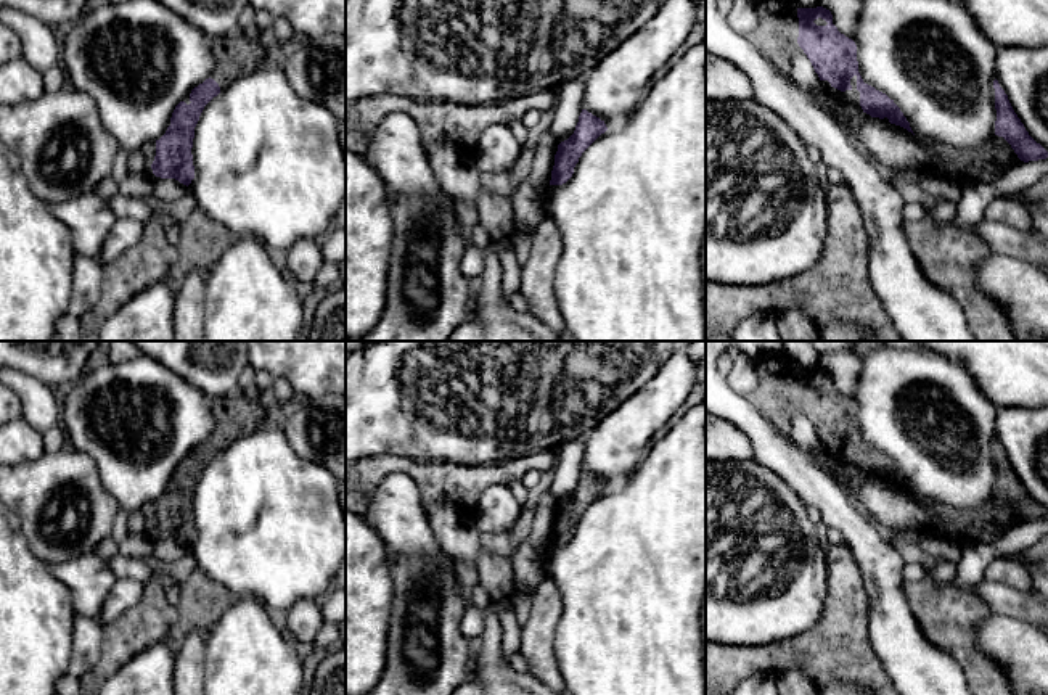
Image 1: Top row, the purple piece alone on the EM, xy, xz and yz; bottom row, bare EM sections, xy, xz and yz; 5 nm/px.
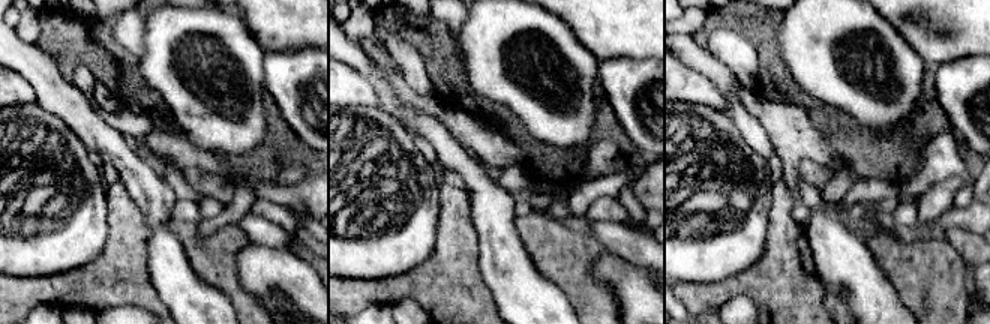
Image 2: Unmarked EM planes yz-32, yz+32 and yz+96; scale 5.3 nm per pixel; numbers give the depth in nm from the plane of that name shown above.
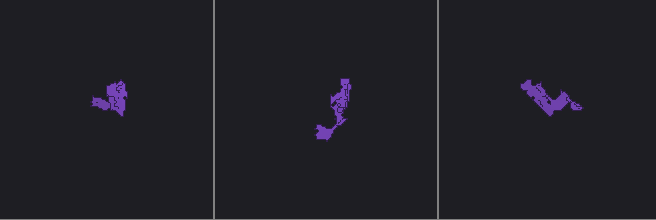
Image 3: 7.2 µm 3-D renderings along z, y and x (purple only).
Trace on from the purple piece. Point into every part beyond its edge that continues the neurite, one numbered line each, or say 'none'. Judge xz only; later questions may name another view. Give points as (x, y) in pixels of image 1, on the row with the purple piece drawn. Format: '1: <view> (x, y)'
none

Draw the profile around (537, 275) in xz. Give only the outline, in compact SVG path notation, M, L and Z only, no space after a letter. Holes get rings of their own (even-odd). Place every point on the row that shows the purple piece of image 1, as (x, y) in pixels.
M550 217L530 232L529 259L521 267L519 293L526 298L527 312L551 327L555 341L561 341L564 319L555 296L555 272L563 254L563 236Z

